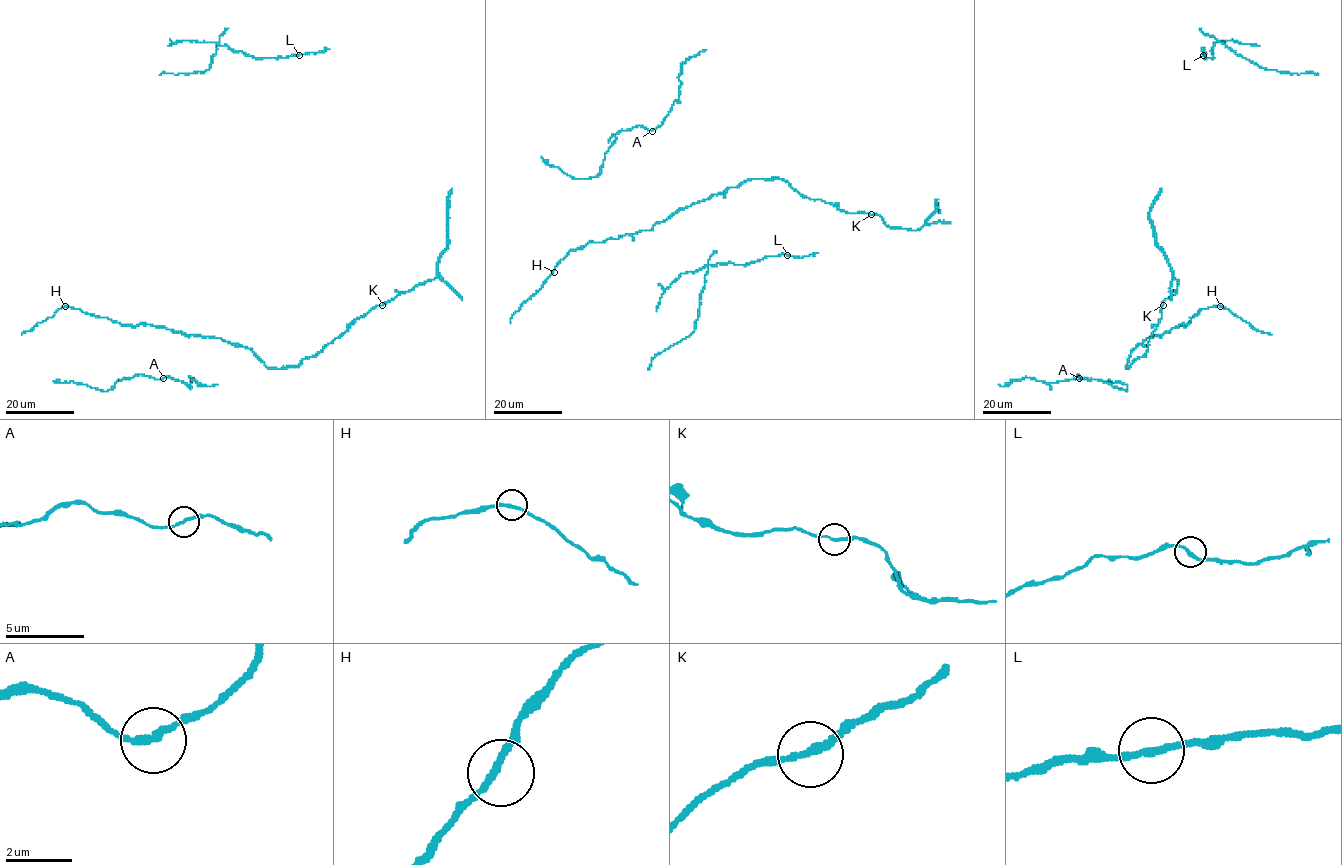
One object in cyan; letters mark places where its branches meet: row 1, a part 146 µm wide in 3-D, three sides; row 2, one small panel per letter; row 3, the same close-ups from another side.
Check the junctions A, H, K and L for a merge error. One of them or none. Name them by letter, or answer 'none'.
none

